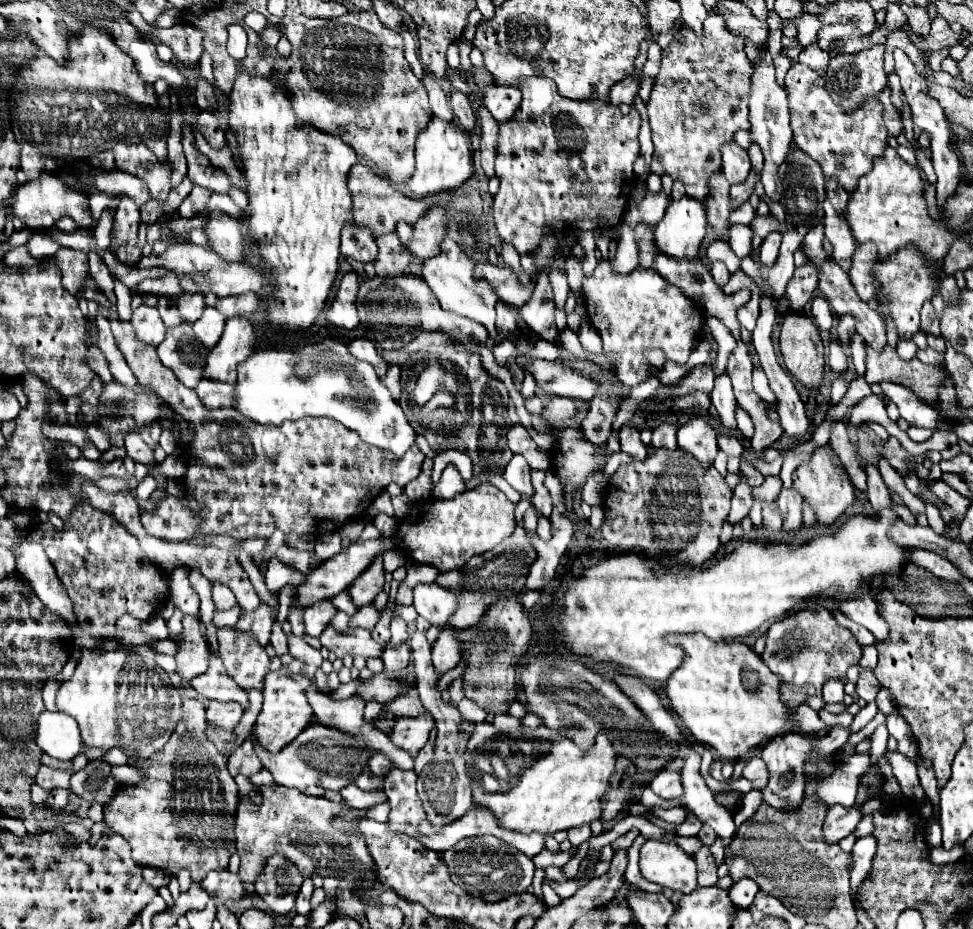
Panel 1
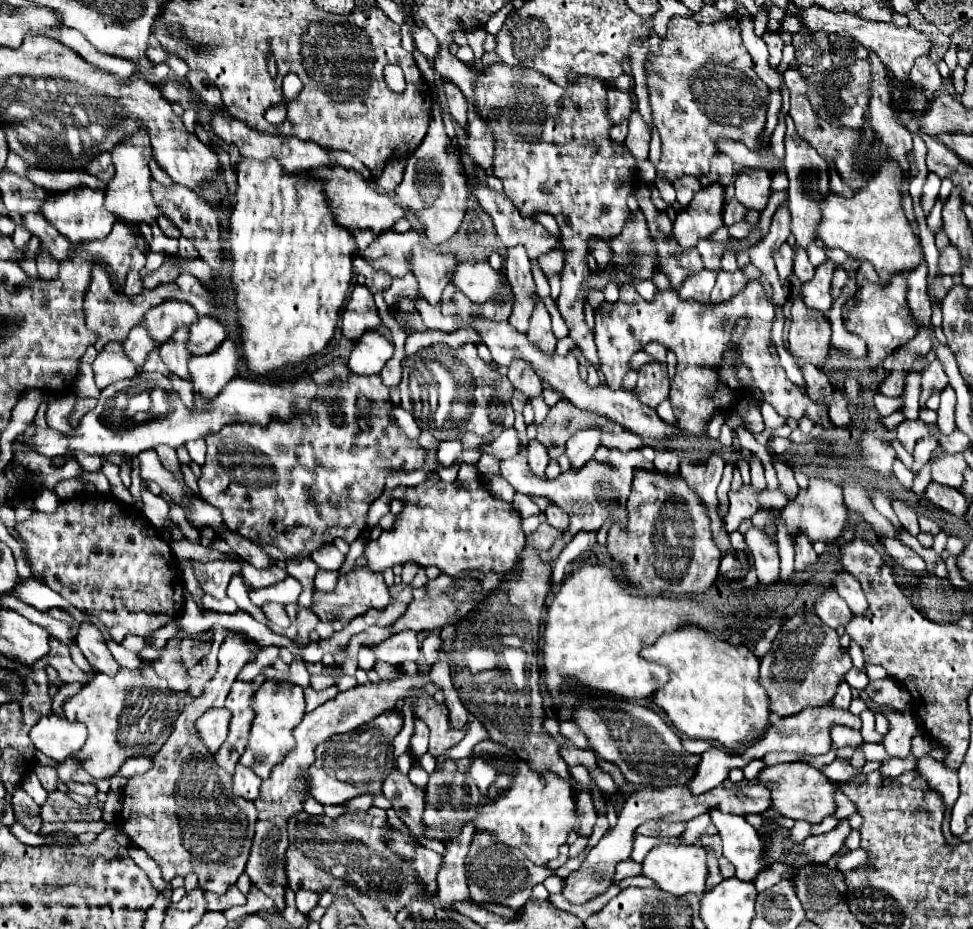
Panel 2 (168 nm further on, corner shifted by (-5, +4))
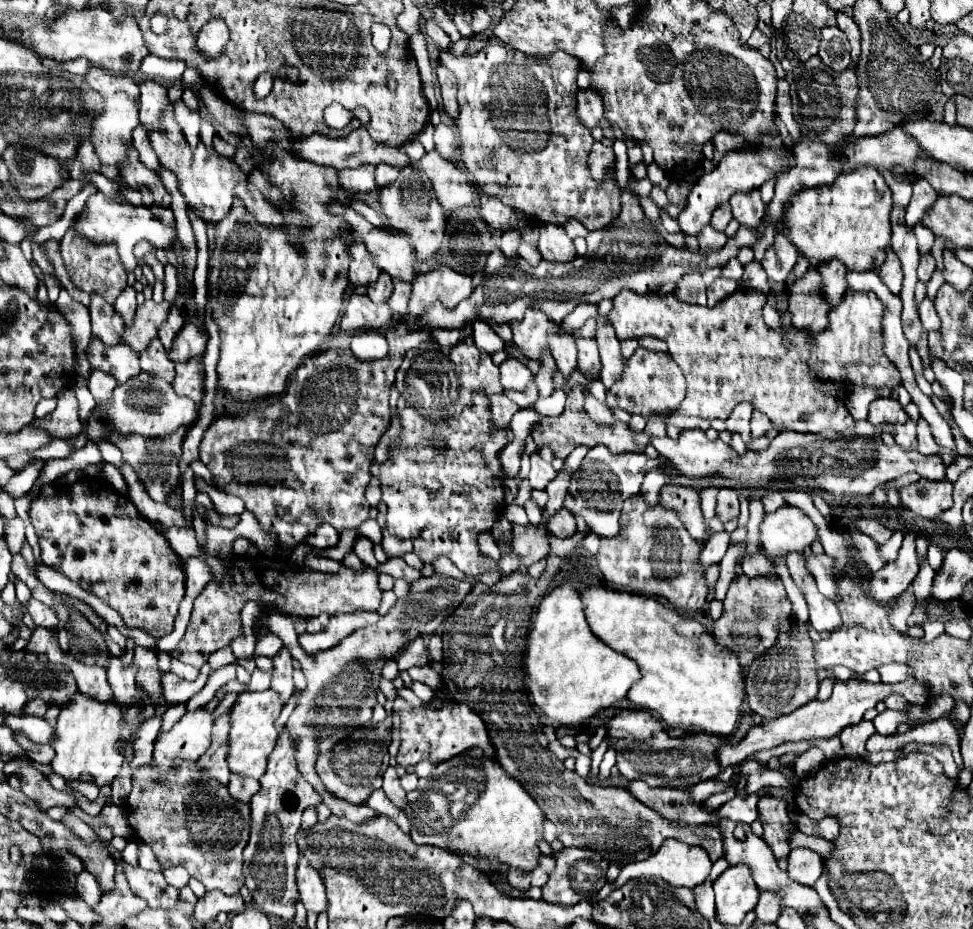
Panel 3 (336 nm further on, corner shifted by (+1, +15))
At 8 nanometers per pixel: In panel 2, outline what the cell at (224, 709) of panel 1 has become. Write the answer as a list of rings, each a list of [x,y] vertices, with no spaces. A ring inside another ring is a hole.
[[[212,708],[196,720],[196,730],[210,754],[216,754],[224,744],[228,736],[228,724],[230,712],[226,712],[226,708]]]

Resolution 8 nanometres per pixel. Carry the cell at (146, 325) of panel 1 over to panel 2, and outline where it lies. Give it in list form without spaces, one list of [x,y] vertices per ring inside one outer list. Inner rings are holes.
[[[138,324],[138,326],[134,326],[134,328],[130,330],[130,336],[128,336],[128,340],[122,344],[122,348],[124,348],[126,356],[134,362],[136,372],[142,372],[142,366],[144,366],[144,360],[146,360],[148,352],[154,350],[156,344],[150,340],[146,328],[142,328],[142,326]]]

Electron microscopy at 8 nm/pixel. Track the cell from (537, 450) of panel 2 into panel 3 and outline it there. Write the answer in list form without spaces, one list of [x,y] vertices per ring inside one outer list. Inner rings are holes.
[[[534,451],[530,455],[530,463],[532,463],[532,469],[530,469],[530,475],[528,475],[530,485],[534,489],[546,489],[546,485],[556,477],[554,467],[548,461],[544,461],[538,451]]]

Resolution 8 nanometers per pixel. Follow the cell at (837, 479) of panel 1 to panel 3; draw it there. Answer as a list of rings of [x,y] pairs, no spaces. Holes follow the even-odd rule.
[[[784,505],[778,511],[764,515],[760,523],[760,543],[768,555],[786,555],[790,551],[802,553],[818,539],[818,529],[804,511],[794,505]]]

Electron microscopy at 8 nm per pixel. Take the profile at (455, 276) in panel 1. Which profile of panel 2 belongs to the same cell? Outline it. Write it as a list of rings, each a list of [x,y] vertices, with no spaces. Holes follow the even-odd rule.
[[[422,246],[412,248],[412,274],[418,282],[418,292],[428,304],[438,304],[442,290],[448,284],[448,272],[458,264],[456,256],[426,250]]]

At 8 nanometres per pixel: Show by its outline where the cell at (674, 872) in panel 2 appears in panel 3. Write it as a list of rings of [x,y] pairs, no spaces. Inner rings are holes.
[[[668,839],[662,843],[662,847],[656,853],[652,853],[648,859],[644,859],[644,865],[632,865],[632,861],[624,863],[624,867],[616,879],[616,885],[620,887],[628,879],[636,879],[636,877],[660,877],[672,887],[690,887],[692,889],[708,877],[710,869],[712,869],[712,861],[708,859],[706,849],[700,849],[700,847],[694,847],[694,845],[676,841],[676,839]]]

